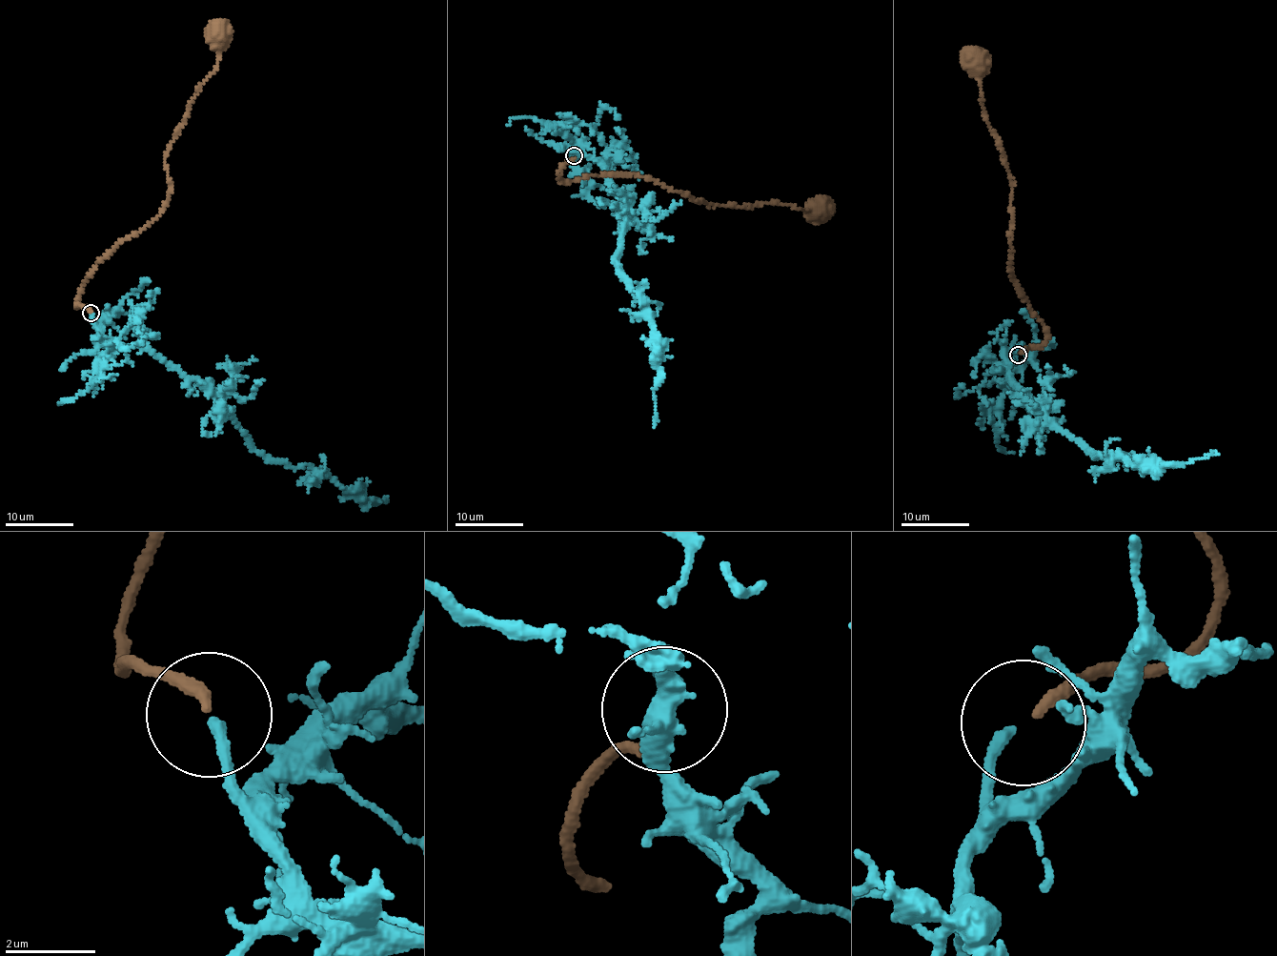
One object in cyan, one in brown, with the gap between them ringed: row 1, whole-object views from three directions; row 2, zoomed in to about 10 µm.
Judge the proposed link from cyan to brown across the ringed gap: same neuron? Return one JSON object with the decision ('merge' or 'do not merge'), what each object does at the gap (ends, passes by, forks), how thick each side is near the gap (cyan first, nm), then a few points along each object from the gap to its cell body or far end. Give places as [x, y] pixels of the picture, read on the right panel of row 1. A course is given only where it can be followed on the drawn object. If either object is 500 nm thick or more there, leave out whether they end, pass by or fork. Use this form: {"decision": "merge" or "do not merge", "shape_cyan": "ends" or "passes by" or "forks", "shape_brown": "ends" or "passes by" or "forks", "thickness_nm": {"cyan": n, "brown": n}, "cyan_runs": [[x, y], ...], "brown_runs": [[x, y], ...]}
{"decision": "merge", "shape_cyan": "ends", "shape_brown": "ends", "thickness_nm": {"cyan": 240, "brown": 260}, "cyan_runs": [[1017, 355], [1008, 383], [1013, 379], [1049, 419], [1094, 453], [1122, 453], [1129, 463], [1145, 468], [1218, 453]], "brown_runs": [[1019, 354], [1044, 341], [1046, 333], [1009, 273], [1012, 183], [999, 138], [982, 105], [982, 90], [975, 59]]}

